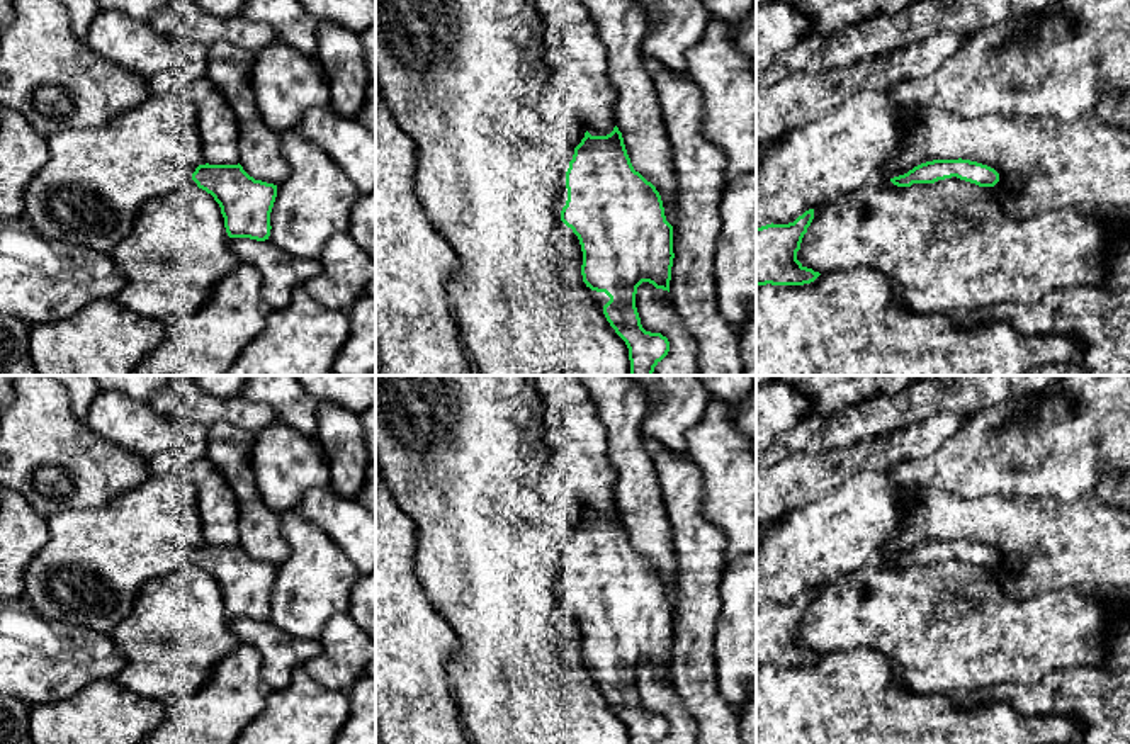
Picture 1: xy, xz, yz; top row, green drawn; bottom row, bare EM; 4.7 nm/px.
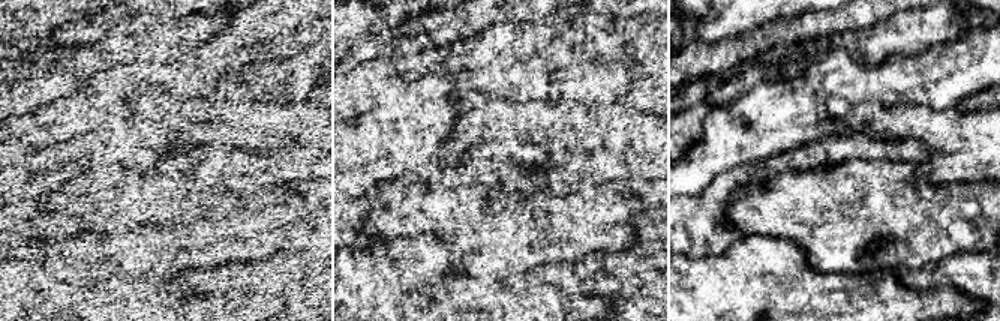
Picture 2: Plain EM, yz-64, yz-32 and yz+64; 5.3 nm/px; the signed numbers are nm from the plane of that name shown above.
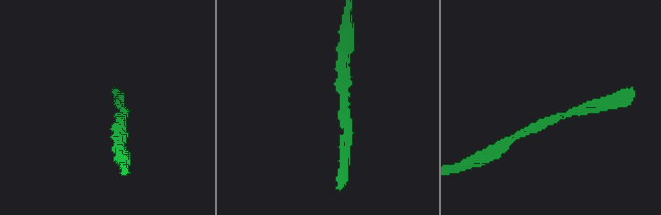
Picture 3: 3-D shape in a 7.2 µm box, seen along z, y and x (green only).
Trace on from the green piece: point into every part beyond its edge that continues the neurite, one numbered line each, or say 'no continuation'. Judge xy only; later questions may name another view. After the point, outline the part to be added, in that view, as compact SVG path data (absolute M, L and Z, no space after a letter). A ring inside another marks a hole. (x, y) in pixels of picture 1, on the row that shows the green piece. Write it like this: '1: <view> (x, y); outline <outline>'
no continuation

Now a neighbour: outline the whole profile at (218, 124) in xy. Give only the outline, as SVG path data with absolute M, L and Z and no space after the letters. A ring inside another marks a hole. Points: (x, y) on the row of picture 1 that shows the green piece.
M175 68L148 80L151 93L173 95L194 116L204 158L201 165L238 165L238 119L206 75Z

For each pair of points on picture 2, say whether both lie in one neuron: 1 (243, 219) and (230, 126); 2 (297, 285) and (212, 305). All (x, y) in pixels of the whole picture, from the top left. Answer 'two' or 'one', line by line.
1: two
2: two

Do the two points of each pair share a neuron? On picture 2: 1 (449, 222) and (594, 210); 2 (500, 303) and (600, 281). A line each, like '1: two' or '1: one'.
1: one
2: two

